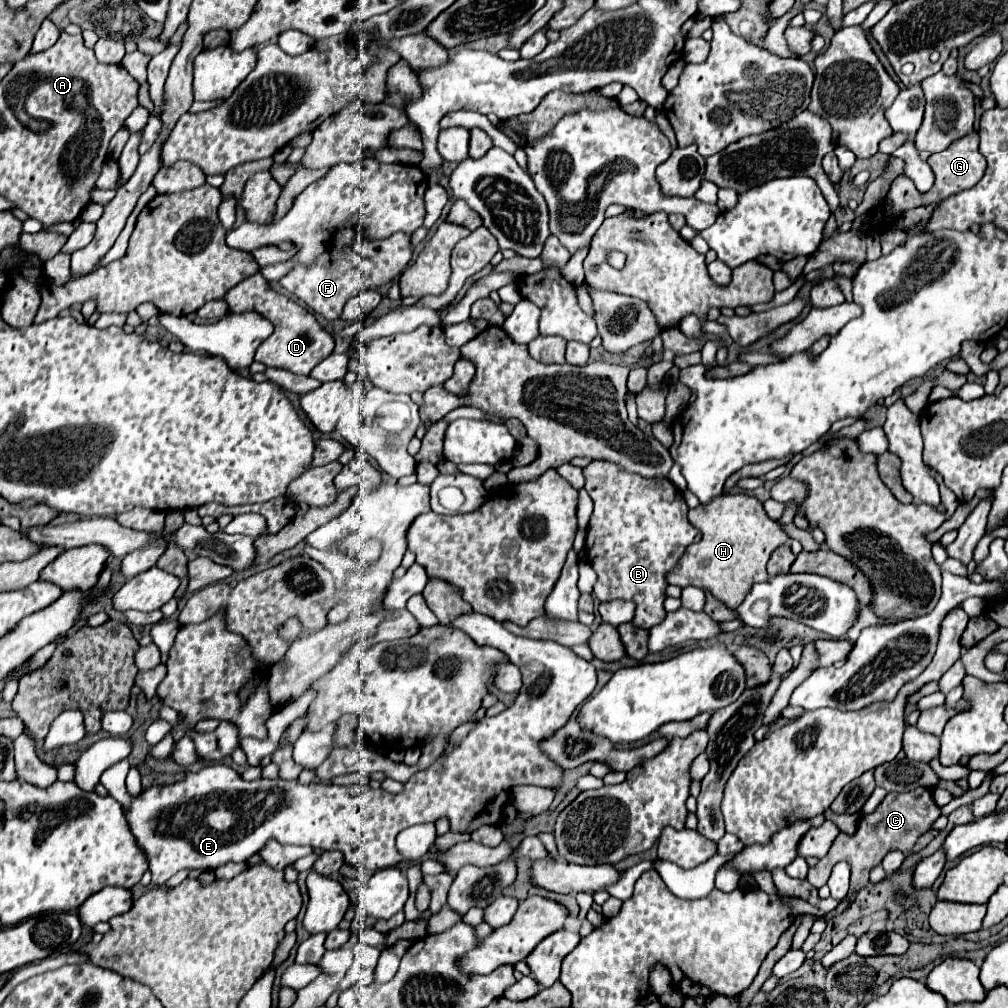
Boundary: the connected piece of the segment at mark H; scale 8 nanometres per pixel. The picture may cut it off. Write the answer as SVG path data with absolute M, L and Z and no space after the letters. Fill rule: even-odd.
M746 494L718 496L710 504L700 504L690 510L688 516L700 530L702 540L684 552L682 562L668 574L668 582L680 588L698 586L726 606L738 608L750 590L750 584L768 580L768 558L780 544L788 542L788 534L766 514L762 502Z

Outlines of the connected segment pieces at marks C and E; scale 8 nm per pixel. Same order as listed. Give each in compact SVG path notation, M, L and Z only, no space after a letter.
M916 788L914 792L906 792L906 794L888 794L882 804L868 816L862 816L858 822L858 828L854 834L844 834L840 832L838 838L834 840L830 852L818 860L818 864L814 868L810 868L808 872L808 882L814 882L816 886L824 886L832 866L840 860L848 862L852 866L852 876L850 876L850 892L848 896L826 916L814 916L814 920L830 920L834 916L838 916L840 912L844 912L848 908L848 900L852 894L856 894L858 890L866 888L870 884L870 872L874 866L878 866L882 862L882 858L892 852L898 850L902 854L912 852L914 844L918 842L918 838L928 832L932 828L932 824L936 822L936 818L940 816L940 806L934 802L932 790L930 788Z
M466 612L456 616L454 626L464 630L476 644L486 644L502 650L512 664L522 670L524 686L516 698L516 702L500 712L494 718L482 718L480 724L454 748L442 762L436 760L430 768L416 772L406 784L404 792L390 794L382 790L372 790L370 786L354 784L354 786L336 786L336 784L298 784L286 780L268 780L258 778L246 782L234 768L224 764L210 764L200 772L188 772L184 780L168 784L168 786L150 786L148 790L130 796L126 790L126 760L110 766L102 774L102 786L108 794L118 800L128 810L128 824L138 844L150 856L150 872L152 884L162 886L170 876L178 870L216 870L226 862L248 862L254 854L258 854L268 840L276 840L280 844L302 844L312 846L316 850L340 850L344 860L358 868L380 870L402 862L394 840L402 828L436 822L442 816L450 818L450 828L456 832L474 832L482 824L500 824L502 812L510 794L510 788L518 784L534 784L542 788L556 788L560 784L562 768L548 760L548 756L540 750L538 742L558 730L570 714L592 694L596 686L596 668L584 658L576 656L568 646L562 646L554 640L530 640L510 634L500 622L480 612Z

